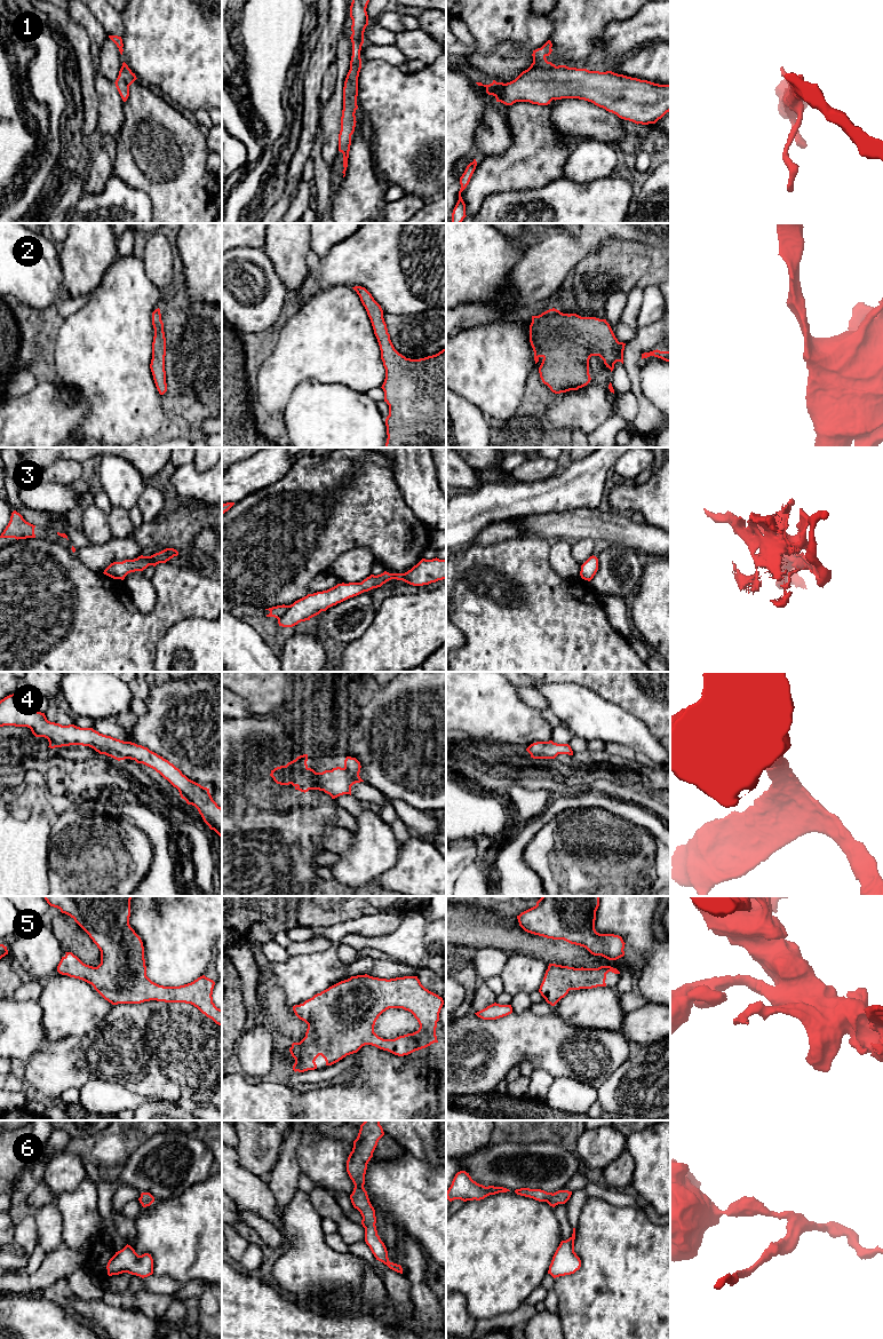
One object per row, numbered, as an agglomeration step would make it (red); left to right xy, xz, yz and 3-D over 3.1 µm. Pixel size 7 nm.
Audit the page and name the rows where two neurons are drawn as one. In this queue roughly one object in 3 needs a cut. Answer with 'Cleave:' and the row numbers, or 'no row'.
Cleave: no row

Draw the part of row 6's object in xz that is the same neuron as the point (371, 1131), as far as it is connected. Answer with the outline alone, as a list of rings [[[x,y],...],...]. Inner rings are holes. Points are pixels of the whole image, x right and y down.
[[[365,1120],[360,1125],[358,1136],[353,1141],[352,1151],[347,1160],[347,1172],[355,1184],[350,1199],[353,1207],[363,1217],[361,1225],[365,1228],[365,1242],[376,1260],[383,1262],[390,1269],[403,1274],[400,1265],[389,1261],[387,1247],[377,1235],[375,1210],[364,1188],[367,1164],[373,1157],[379,1140],[383,1135],[384,1132],[380,1125],[380,1120]]]

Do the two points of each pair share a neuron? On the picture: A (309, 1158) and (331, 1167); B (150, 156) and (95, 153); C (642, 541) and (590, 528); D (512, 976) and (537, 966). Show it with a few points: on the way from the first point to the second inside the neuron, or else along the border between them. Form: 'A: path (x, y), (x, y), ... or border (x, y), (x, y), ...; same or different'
A: path (315, 1158), (320, 1158), (325, 1163); same
B: border (112, 160), (113, 174); different
C: path (629, 533), (612, 528), (603, 528); same
D: path (518, 975), (531, 971); same

